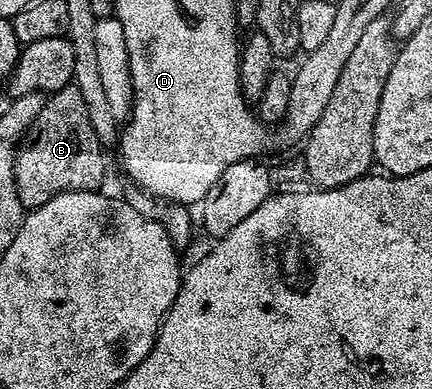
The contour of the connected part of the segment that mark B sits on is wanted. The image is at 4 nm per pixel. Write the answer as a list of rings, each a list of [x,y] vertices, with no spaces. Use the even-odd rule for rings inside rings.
[[[76,85],[62,88],[47,99],[31,138],[28,150],[21,149],[16,159],[16,187],[26,208],[41,206],[66,192],[99,191],[103,187],[105,147],[94,132],[86,100]]]

